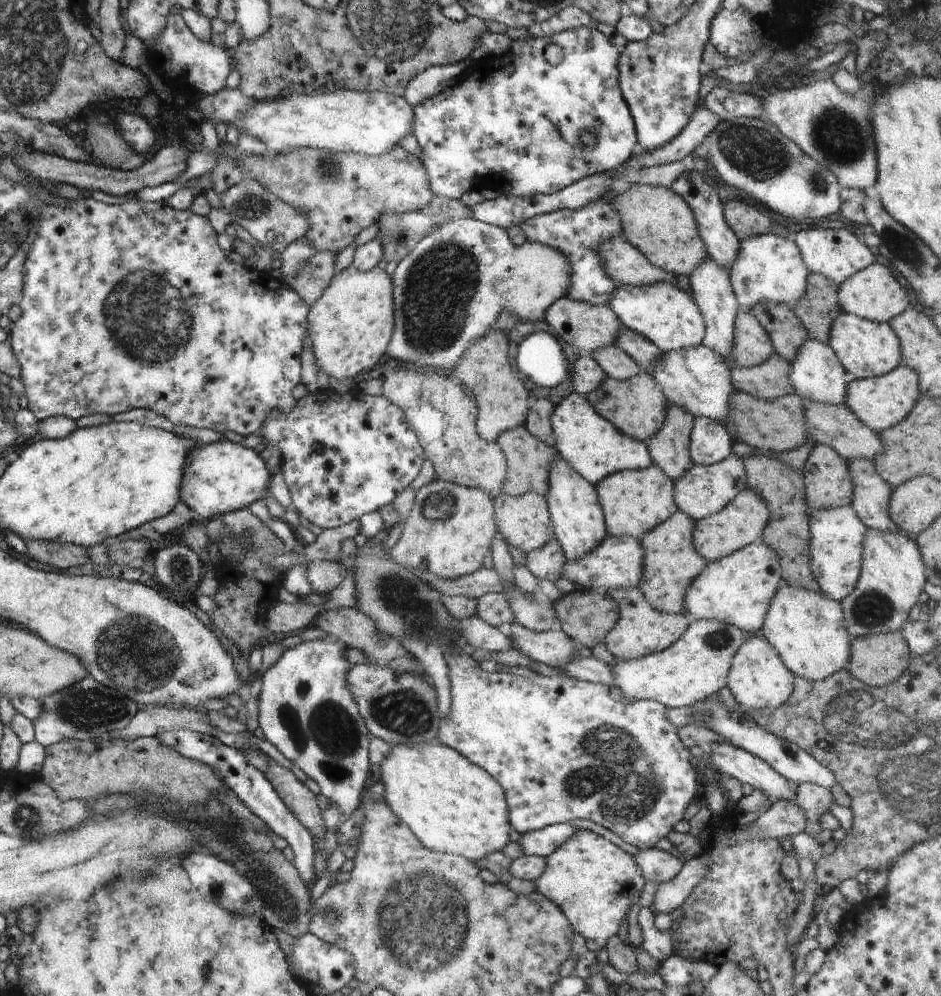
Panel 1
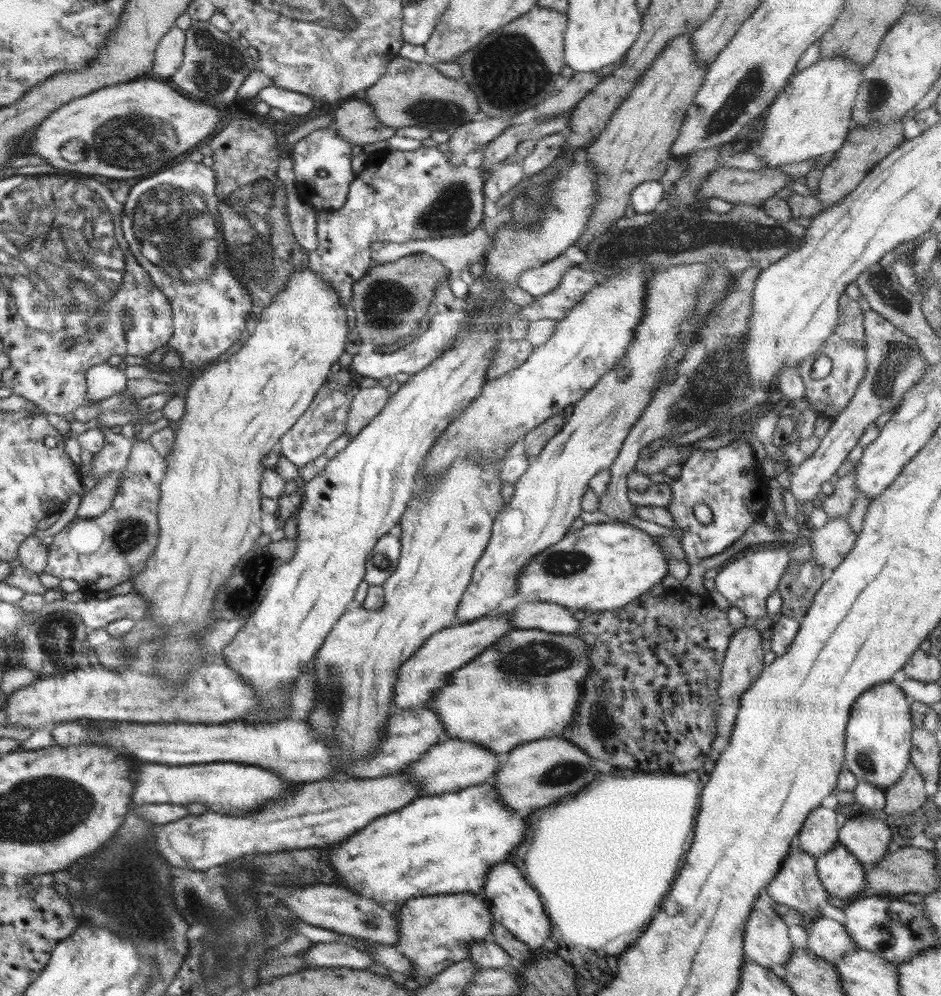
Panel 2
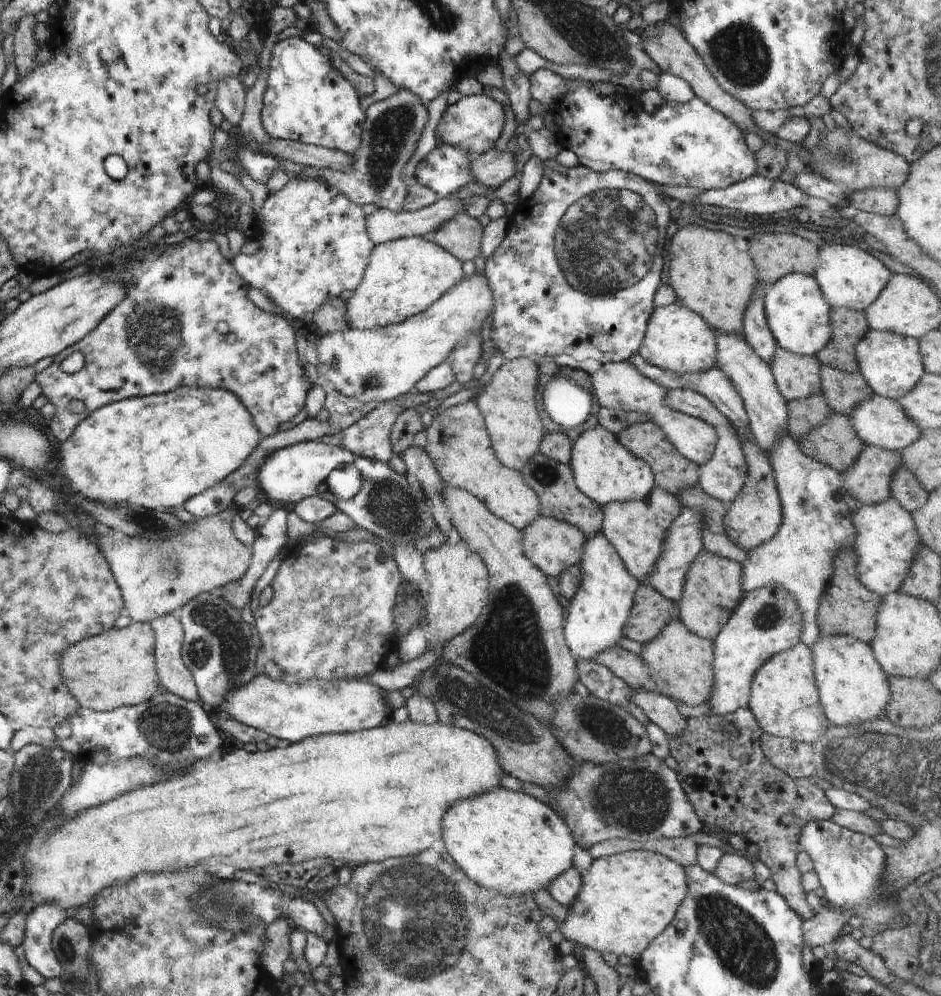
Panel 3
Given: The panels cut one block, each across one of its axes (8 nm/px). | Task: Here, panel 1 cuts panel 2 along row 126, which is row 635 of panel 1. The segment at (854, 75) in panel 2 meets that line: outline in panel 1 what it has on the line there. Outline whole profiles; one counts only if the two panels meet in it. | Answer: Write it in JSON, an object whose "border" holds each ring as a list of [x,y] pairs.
{"border":[[[784,582],[767,608],[760,635],[772,645],[780,660],[794,676],[798,675],[806,680],[825,679],[846,666],[850,658],[852,639],[846,630],[841,601],[824,596],[822,593],[793,587]]]}

